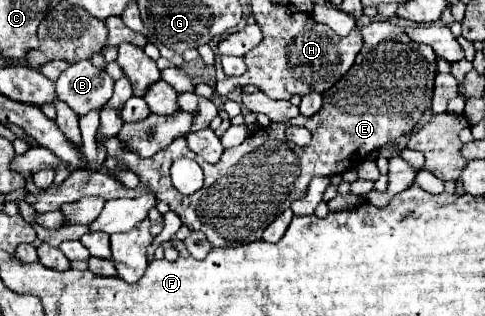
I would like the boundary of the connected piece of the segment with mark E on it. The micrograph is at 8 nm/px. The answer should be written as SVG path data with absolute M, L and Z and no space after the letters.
M371 21L361 25L359 33L363 37L363 49L353 67L323 93L323 107L315 115L299 115L293 121L293 125L303 125L313 135L311 143L305 147L285 139L285 129L289 127L287 121L261 127L241 145L225 149L217 165L193 157L205 173L203 187L193 195L179 193L171 185L169 175L169 167L175 159L191 157L185 137L177 137L169 147L161 149L161 153L143 159L125 149L115 135L101 141L107 157L121 157L121 163L141 179L141 185L149 187L157 199L165 201L191 231L203 231L213 247L237 247L257 241L265 231L263 227L267 227L281 211L289 209L295 199L305 197L313 177L333 177L355 169L371 155L371 151L411 133L431 105L433 79L437 75L437 57L433 49L411 41L403 27L389 21Z

